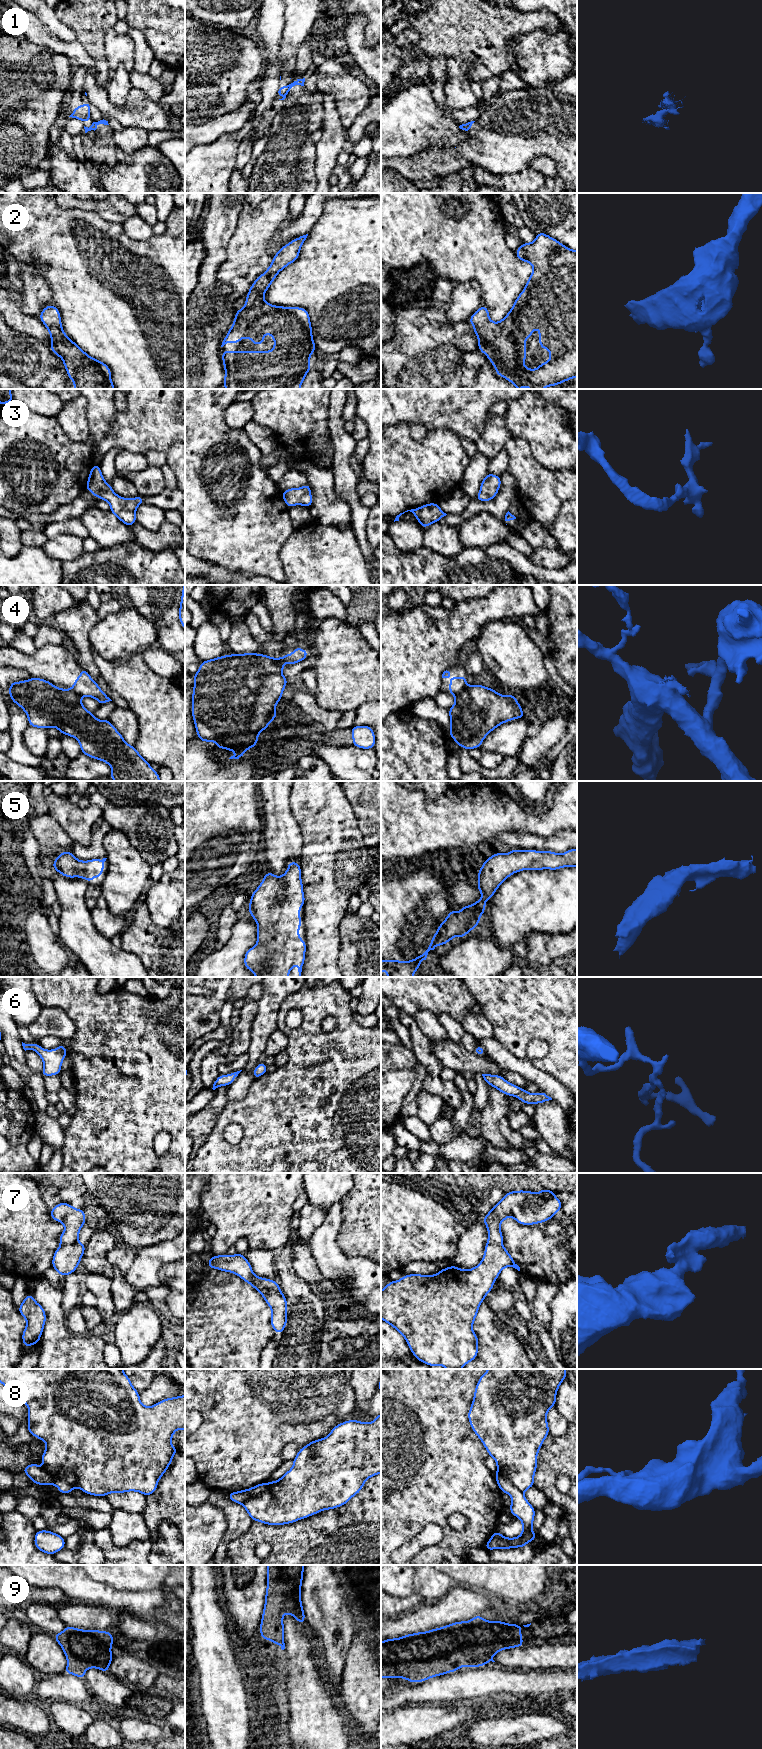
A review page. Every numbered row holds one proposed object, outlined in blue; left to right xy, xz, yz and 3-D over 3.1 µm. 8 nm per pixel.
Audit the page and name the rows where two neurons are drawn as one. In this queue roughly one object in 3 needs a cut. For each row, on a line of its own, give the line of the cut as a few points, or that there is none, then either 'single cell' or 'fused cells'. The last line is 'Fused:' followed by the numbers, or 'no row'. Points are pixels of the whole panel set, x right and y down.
1: cut xz (288, 84), (289, 89); fused cells
2: cut none; single cell
3: cut none; single cell
4: cut xz (272, 658), (283, 668); fused cells
5: cut none; single cell
6: cut none; single cell
7: cut xy (77, 1241), (61, 1245); fused cells
8: cut xz (269, 1483), (265, 1490), (258, 1495), (247, 1497), (241, 1503); fused cells
9: cut none; single cell
Fused: 1, 4, 7, 8

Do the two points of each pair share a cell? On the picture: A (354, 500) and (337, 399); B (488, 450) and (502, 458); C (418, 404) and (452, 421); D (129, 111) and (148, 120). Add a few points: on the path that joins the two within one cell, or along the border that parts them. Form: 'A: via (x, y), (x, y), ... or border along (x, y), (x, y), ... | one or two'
A: via (344, 475), (336, 424) | one
B: border along (502, 450), (489, 460) | two
C: via (426, 404), (435, 404), (444, 413) | one
D: via (134, 112), (140, 112), (143, 115) | one

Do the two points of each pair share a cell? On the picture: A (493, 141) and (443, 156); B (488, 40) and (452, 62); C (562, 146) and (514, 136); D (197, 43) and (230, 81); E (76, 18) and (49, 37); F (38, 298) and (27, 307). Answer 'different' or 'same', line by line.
A: same
B: different
C: same
D: same
E: different
F: same

